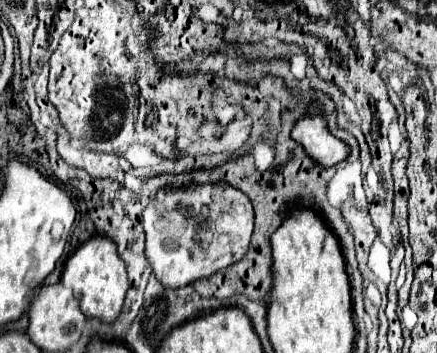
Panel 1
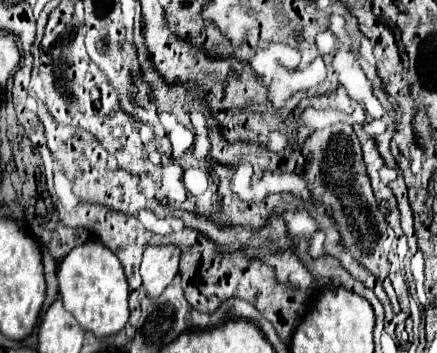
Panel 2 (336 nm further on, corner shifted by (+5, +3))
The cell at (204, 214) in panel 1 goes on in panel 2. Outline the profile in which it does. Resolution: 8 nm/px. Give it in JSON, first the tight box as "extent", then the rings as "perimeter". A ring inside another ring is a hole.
{"extent":[140,246,180,298],"perimeter":[[[152,246],[144,250],[140,274],[142,288],[148,298],[158,298],[164,288],[174,280],[180,262],[180,248],[176,246]]]}

